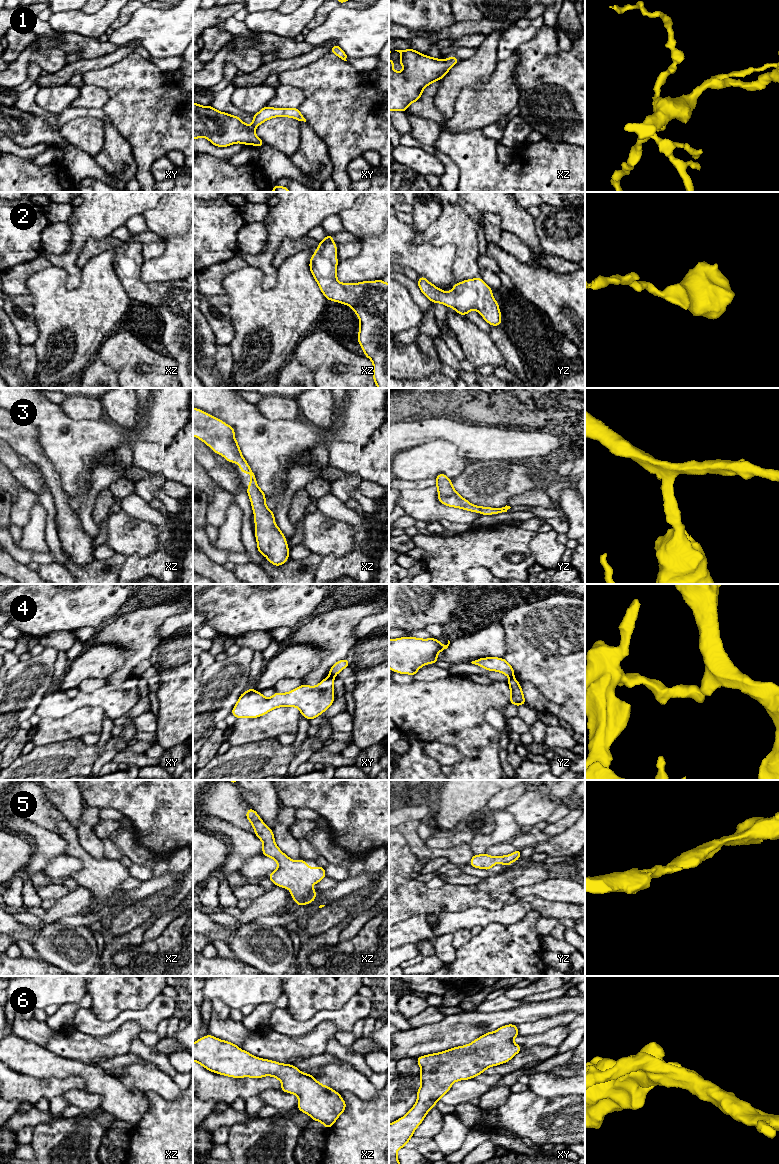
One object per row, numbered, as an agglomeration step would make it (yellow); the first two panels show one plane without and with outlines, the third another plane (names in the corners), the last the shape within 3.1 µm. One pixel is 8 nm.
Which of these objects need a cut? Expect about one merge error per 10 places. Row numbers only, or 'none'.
4

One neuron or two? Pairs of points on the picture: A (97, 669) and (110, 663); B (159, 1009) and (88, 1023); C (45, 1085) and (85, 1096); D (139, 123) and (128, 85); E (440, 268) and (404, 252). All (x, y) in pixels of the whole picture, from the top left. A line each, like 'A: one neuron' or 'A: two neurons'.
A: one neuron
B: one neuron
C: two neurons
D: one neuron
E: one neuron

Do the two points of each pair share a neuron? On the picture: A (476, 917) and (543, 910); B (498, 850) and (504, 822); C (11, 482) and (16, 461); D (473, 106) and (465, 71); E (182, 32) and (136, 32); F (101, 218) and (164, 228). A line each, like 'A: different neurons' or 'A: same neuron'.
A: same neuron
B: different neurons
C: different neurons
D: different neurons
E: same neuron
F: different neurons

